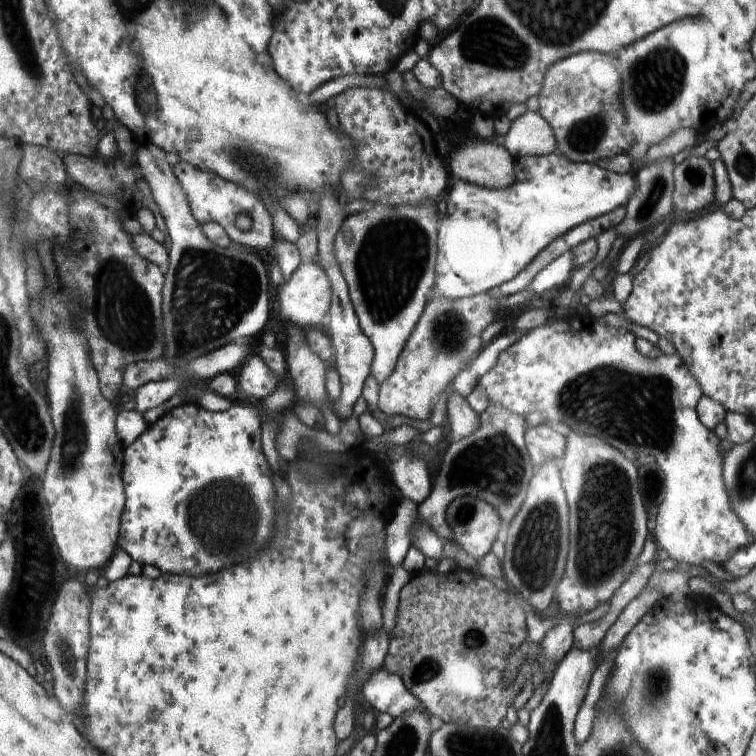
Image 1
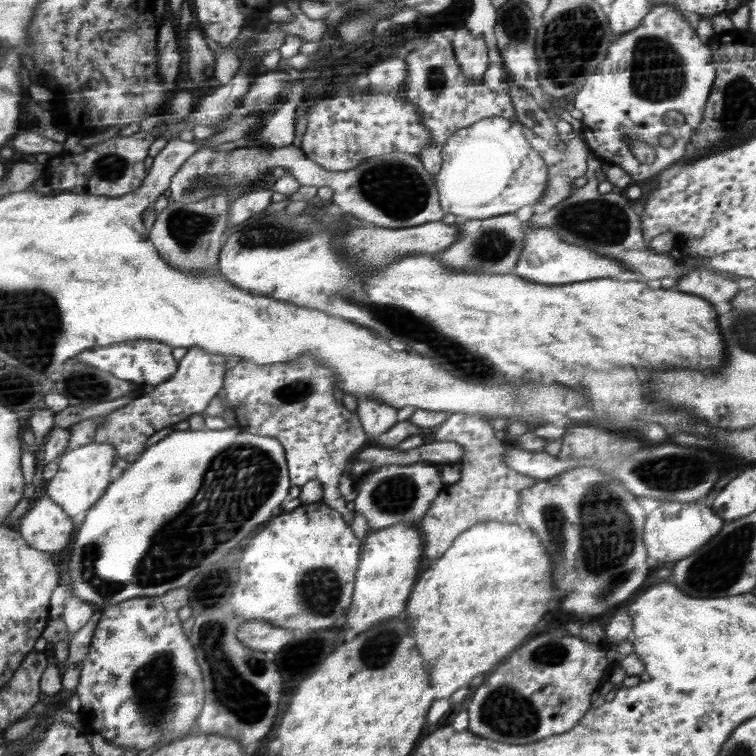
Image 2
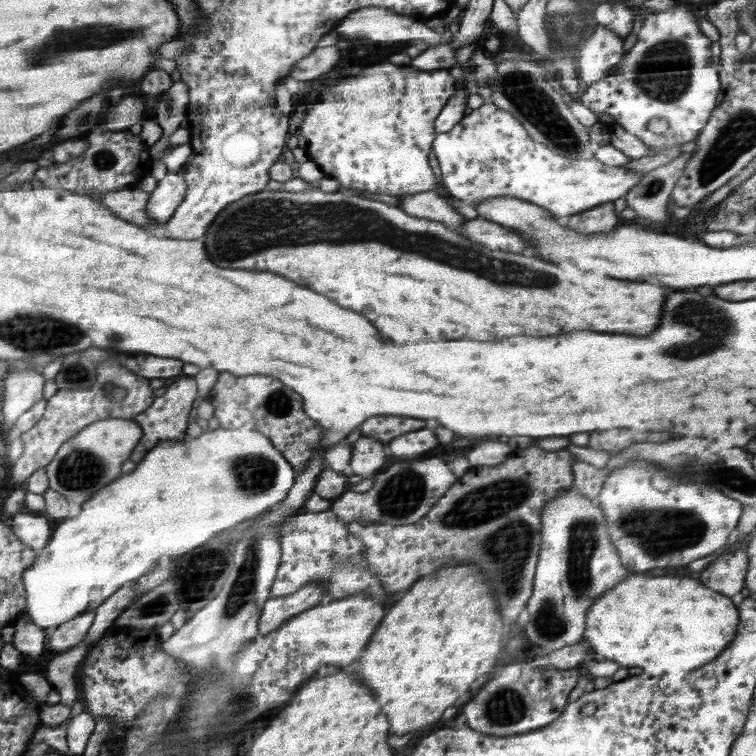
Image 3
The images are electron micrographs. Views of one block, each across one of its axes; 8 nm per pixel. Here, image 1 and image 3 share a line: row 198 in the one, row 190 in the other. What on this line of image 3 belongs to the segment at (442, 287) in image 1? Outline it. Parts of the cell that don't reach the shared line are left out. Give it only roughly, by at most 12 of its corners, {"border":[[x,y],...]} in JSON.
{"border":[[494,103],[435,140],[466,204],[516,197],[571,217],[646,174],[572,161]]}

